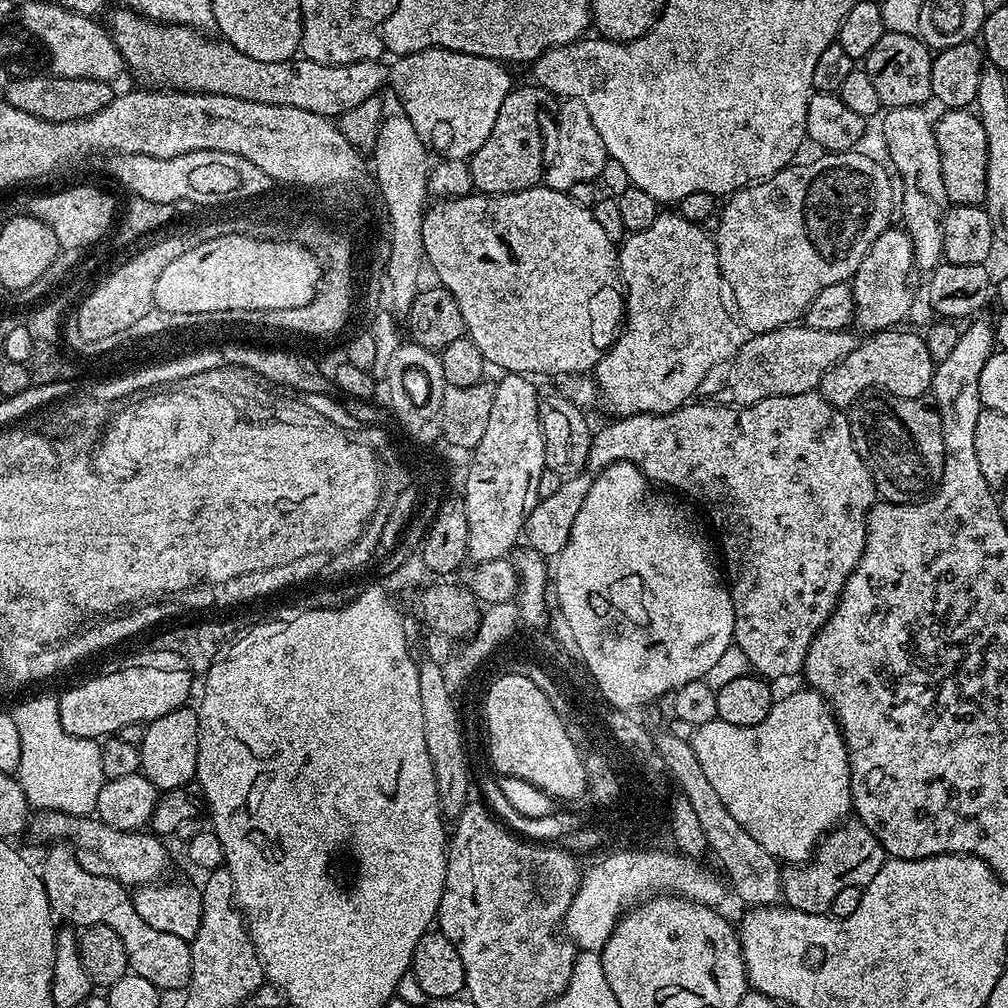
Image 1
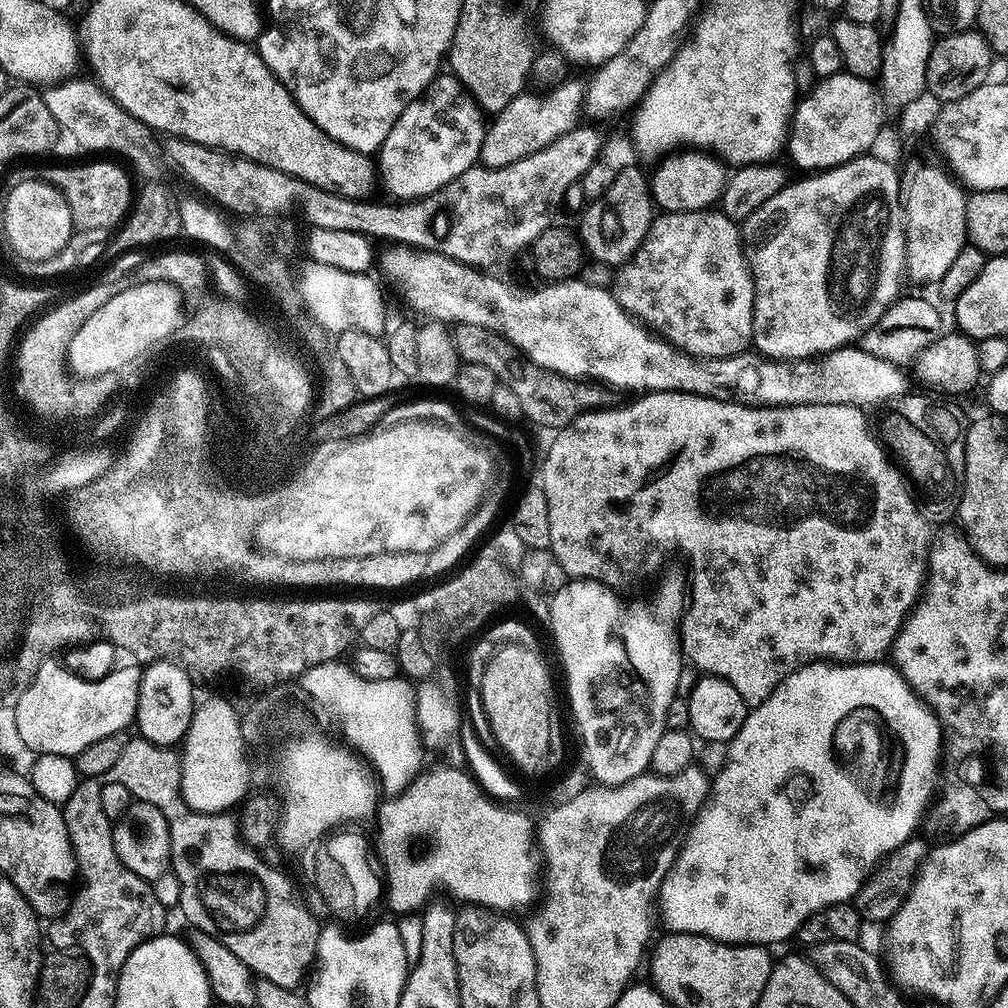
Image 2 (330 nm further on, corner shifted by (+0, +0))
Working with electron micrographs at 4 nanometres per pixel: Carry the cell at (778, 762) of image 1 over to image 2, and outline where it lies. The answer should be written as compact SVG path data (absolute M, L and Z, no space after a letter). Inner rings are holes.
M813 662L799 668L794 674L790 674L776 687L774 694L766 698L758 707L749 711L748 717L742 722L742 730L734 734L734 738L728 741L729 756L724 768L710 784L710 797L708 803L700 809L696 821L688 830L688 837L684 840L684 846L680 849L678 858L667 879L660 888L658 897L658 914L662 924L668 932L689 932L705 936L711 940L721 940L723 944L758 944L761 946L773 946L783 940L792 940L796 932L807 920L824 908L832 908L835 904L847 904L855 901L860 888L876 872L878 865L885 857L891 855L902 842L913 839L916 823L924 816L924 811L933 803L938 792L940 780L940 752L942 756L942 725L939 717L932 711L932 707L917 695L915 689L908 684L907 678L895 666L888 662L875 664L842 664L839 662ZM856 704L872 704L872 708L880 708L896 728L904 728L904 740L908 740L908 748L916 748L916 760L904 768L904 788L900 788L900 804L892 804L892 808L876 808L872 800L864 800L860 796L860 788L852 788L840 772L836 772L836 764L832 764L832 756L828 756L828 736L832 736L833 725L848 708L856 708Z

